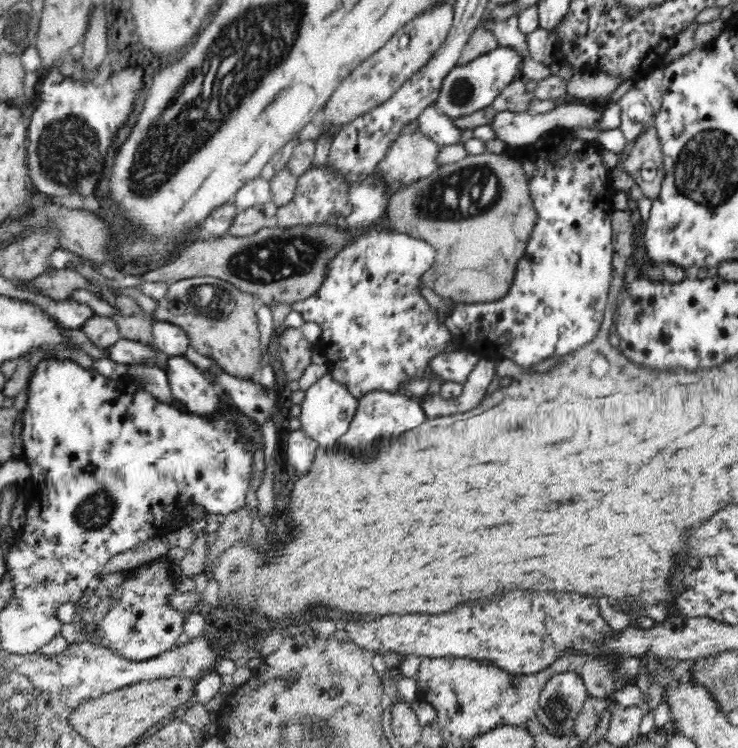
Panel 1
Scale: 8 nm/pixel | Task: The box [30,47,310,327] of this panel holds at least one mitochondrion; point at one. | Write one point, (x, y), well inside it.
(66, 151)

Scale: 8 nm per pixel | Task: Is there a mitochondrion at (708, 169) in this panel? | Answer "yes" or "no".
yes

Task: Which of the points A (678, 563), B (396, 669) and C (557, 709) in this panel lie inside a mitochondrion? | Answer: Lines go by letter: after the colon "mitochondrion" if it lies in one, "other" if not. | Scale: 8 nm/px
A: other
B: other
C: mitochondrion

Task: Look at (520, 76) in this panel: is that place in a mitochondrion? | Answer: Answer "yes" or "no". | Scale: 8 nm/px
no

